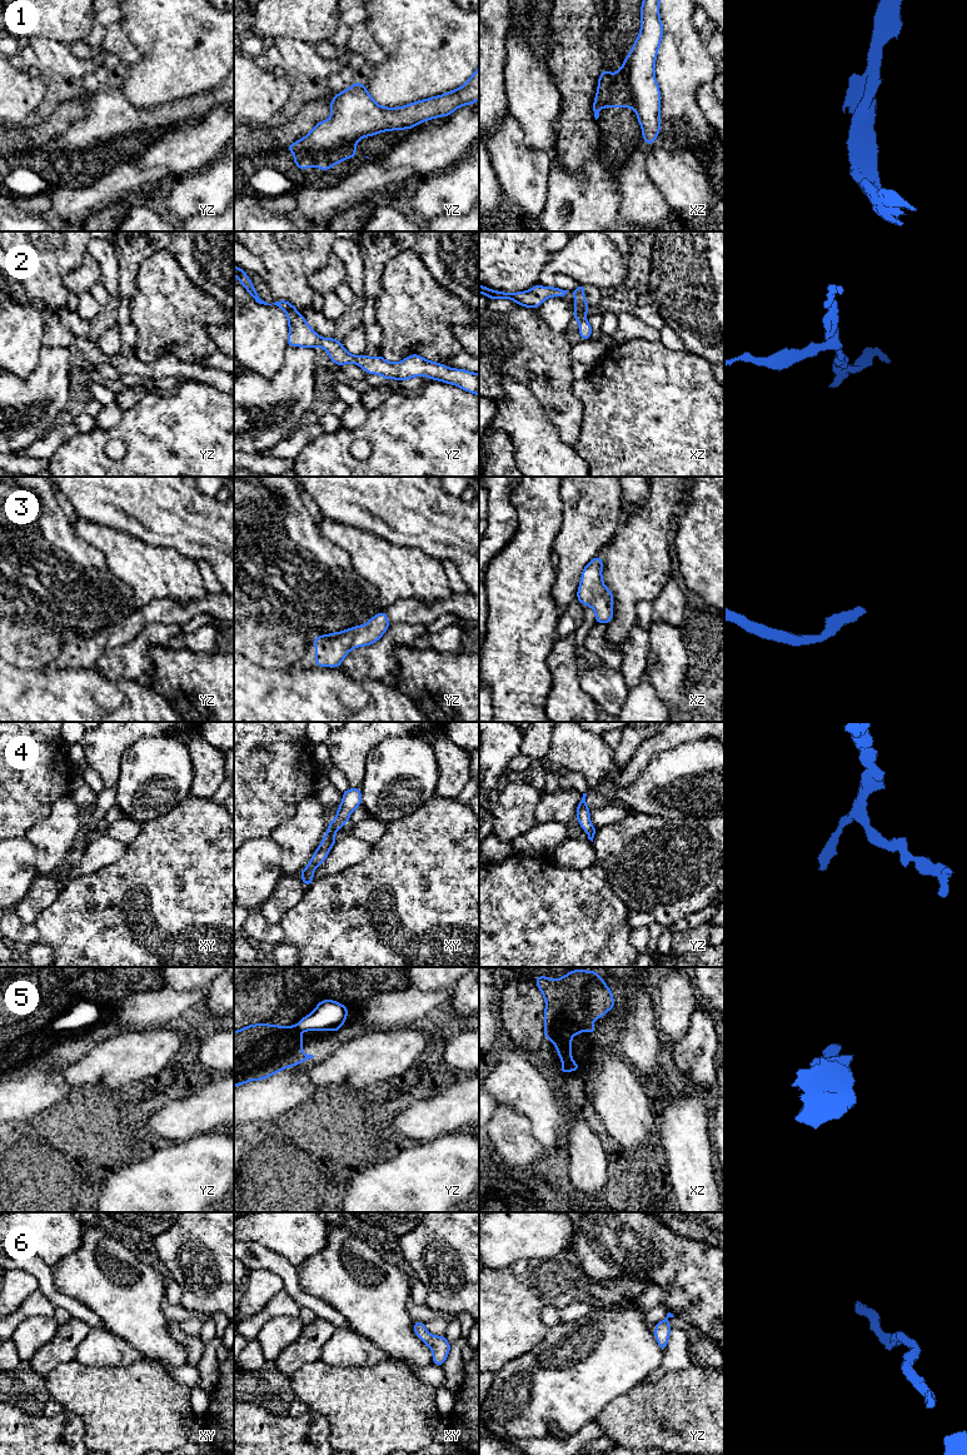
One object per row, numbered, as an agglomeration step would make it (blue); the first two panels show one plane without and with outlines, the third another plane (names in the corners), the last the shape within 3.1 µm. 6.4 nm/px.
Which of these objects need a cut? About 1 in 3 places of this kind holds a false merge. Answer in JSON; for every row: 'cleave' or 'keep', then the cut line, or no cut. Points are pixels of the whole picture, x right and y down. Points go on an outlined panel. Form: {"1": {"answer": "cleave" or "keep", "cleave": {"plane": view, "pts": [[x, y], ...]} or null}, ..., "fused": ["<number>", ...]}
{"1": {"answer": "cleave", "cleave": {"plane": "yz", "pts": [[358, 139], [344, 141], [325, 150], [298, 149], [293, 153]]}}, "2": {"answer": "keep", "cleave": null}, "3": {"answer": "keep", "cleave": null}, "4": {"answer": "keep", "cleave": null}, "5": {"answer": "keep", "cleave": null}, "6": {"answer": "keep", "cleave": null}, "fused": ["1"]}

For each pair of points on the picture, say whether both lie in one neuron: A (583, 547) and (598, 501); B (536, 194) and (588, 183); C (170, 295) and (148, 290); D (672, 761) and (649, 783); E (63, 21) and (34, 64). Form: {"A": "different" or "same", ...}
{"A": "same", "B": "different", "C": "same", "D": "same", "E": "different"}

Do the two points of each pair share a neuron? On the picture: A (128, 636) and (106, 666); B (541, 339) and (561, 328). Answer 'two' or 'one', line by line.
A: two
B: two

